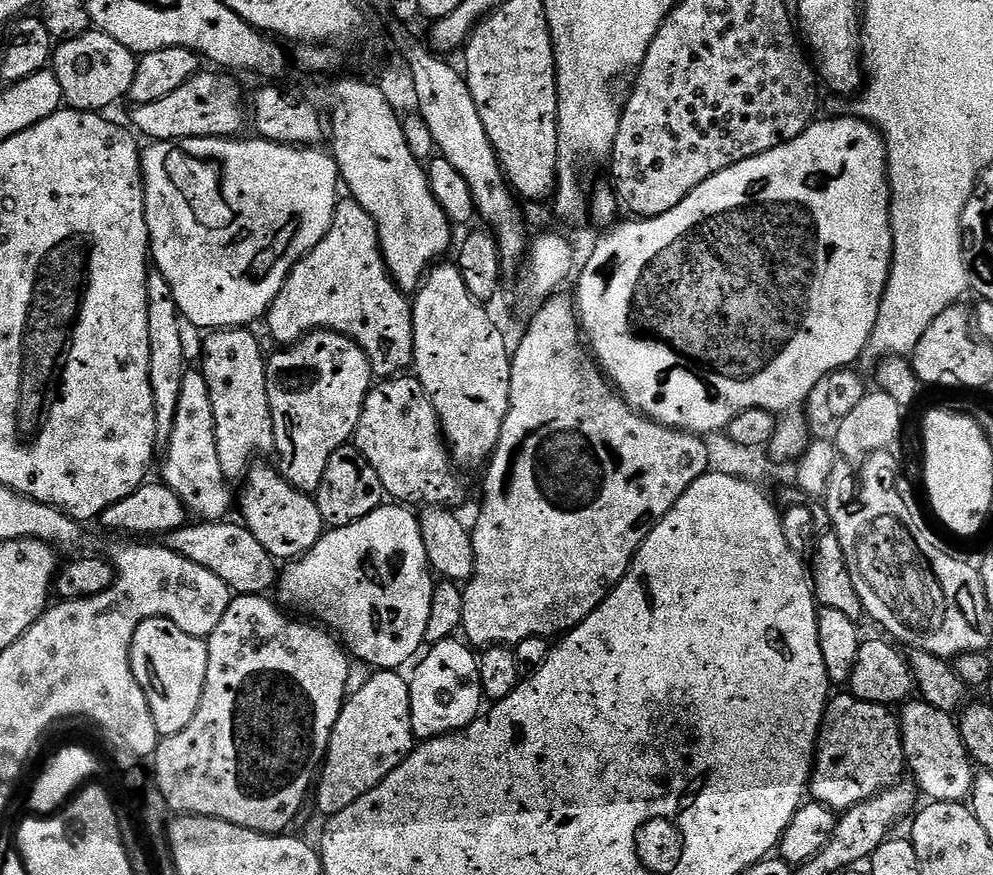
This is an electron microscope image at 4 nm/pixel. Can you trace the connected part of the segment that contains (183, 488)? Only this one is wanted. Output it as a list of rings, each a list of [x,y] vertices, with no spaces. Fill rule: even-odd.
[[[198,370],[185,371],[180,381],[182,390],[174,410],[172,432],[166,437],[168,453],[164,456],[162,480],[197,521],[220,522],[227,517],[224,515],[228,512],[228,492],[224,489],[226,481],[218,462],[214,410],[210,406],[204,376]]]

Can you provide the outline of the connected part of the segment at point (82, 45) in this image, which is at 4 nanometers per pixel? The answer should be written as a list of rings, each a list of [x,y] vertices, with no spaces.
[[[89,30],[84,35],[55,45],[50,57],[50,69],[64,95],[64,104],[78,112],[99,113],[125,99],[134,78],[137,57],[126,46],[114,42],[104,32]]]

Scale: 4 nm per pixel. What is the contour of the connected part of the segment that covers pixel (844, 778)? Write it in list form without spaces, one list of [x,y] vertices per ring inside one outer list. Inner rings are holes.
[[[850,694],[836,696],[827,701],[820,729],[816,737],[814,759],[810,769],[810,796],[817,804],[823,804],[837,813],[843,814],[849,808],[869,800],[884,789],[892,787],[905,775],[904,750],[900,745],[899,729],[895,717],[882,704],[871,704],[858,700]]]

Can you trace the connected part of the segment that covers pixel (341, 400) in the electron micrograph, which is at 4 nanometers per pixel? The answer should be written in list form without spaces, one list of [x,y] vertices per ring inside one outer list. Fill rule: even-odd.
[[[327,330],[309,332],[296,344],[287,345],[267,357],[264,366],[266,394],[272,415],[274,434],[274,456],[280,459],[278,471],[292,488],[305,494],[315,493],[322,474],[326,472],[326,462],[337,455],[344,443],[353,439],[356,423],[360,417],[360,407],[364,404],[369,388],[374,384],[372,365],[368,356],[347,336]]]

